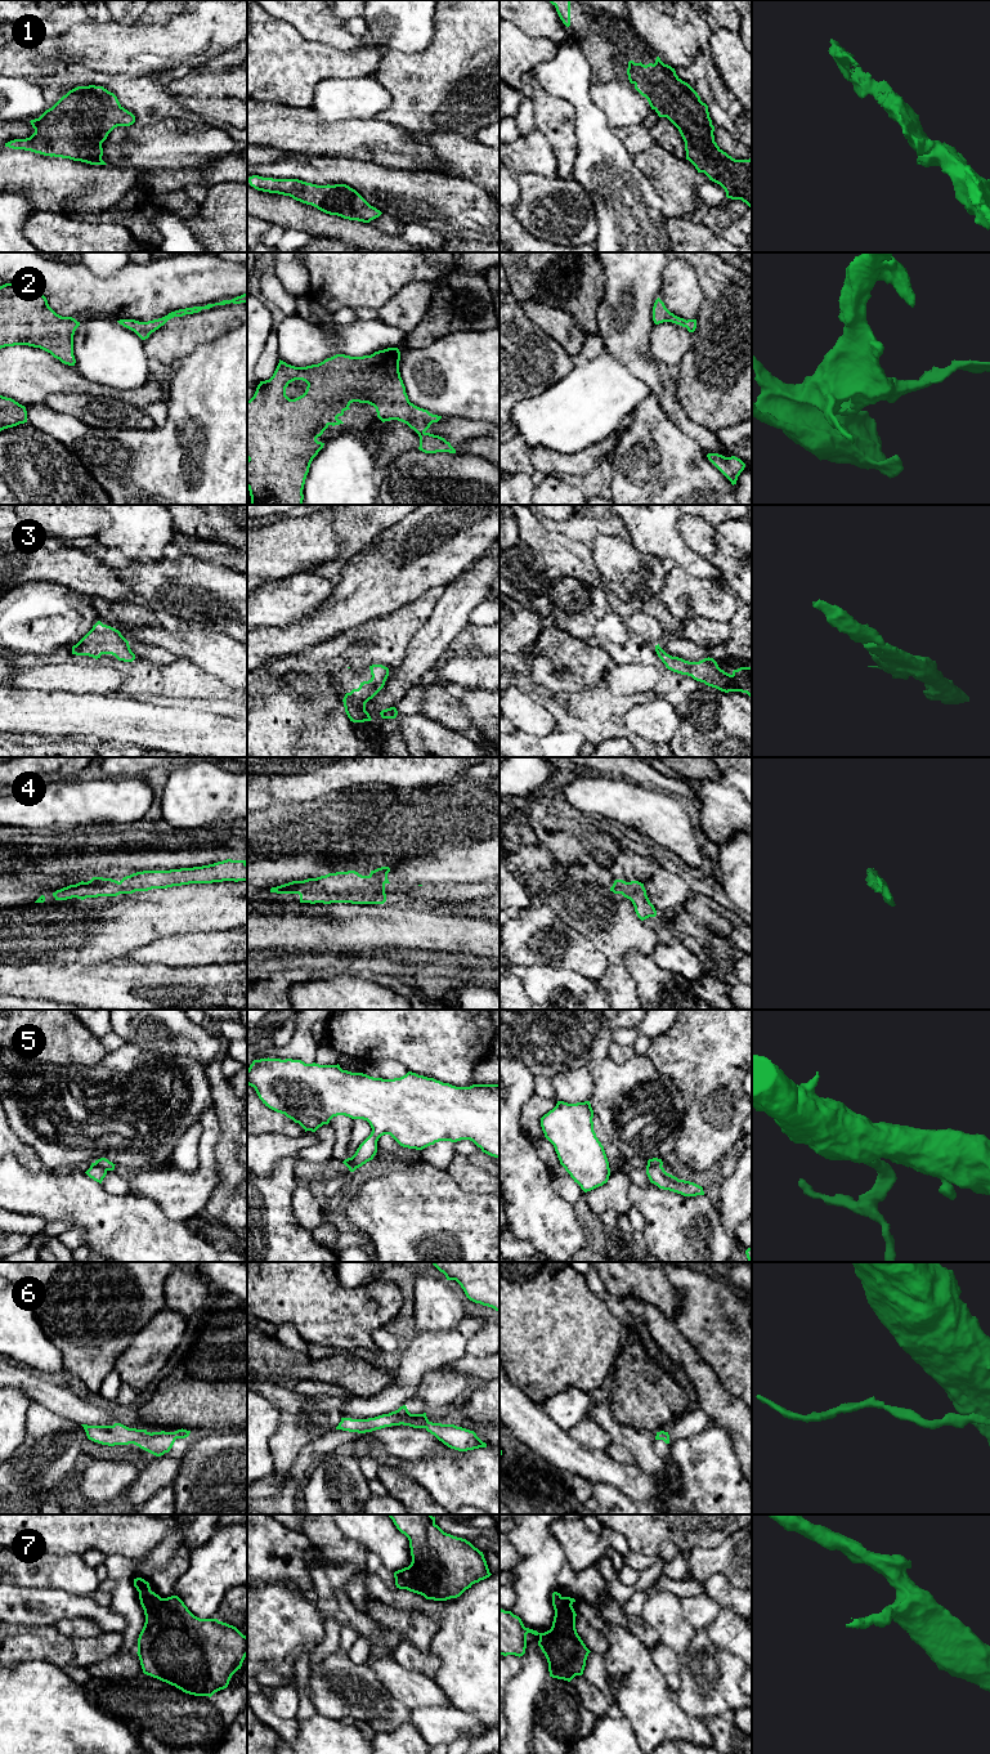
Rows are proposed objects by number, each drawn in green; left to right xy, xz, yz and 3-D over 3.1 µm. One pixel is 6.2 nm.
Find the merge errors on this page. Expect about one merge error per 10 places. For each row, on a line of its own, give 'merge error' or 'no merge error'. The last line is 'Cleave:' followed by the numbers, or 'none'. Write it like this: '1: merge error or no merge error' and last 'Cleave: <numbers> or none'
1: no merge error
2: no merge error
3: no merge error
4: no merge error
5: merge error
6: no merge error
7: no merge error
Cleave: 5

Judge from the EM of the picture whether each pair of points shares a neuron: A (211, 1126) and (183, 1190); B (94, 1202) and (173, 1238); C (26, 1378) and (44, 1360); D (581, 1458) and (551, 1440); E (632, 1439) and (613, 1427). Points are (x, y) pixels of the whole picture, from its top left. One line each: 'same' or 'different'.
A: same
B: same
C: different
D: same
E: same

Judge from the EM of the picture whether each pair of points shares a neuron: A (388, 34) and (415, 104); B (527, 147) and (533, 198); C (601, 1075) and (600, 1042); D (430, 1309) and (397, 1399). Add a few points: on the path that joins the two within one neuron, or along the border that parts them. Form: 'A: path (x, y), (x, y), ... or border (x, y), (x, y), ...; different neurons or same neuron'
A: border (424, 49), (416, 53), (384, 50); different neurons
B: border (555, 177), (522, 173), (516, 178); different neurons
C: border (608, 1056), (599, 1063), (586, 1065); different neurons
D: border (451, 1329), (428, 1330), (417, 1334); different neurons

